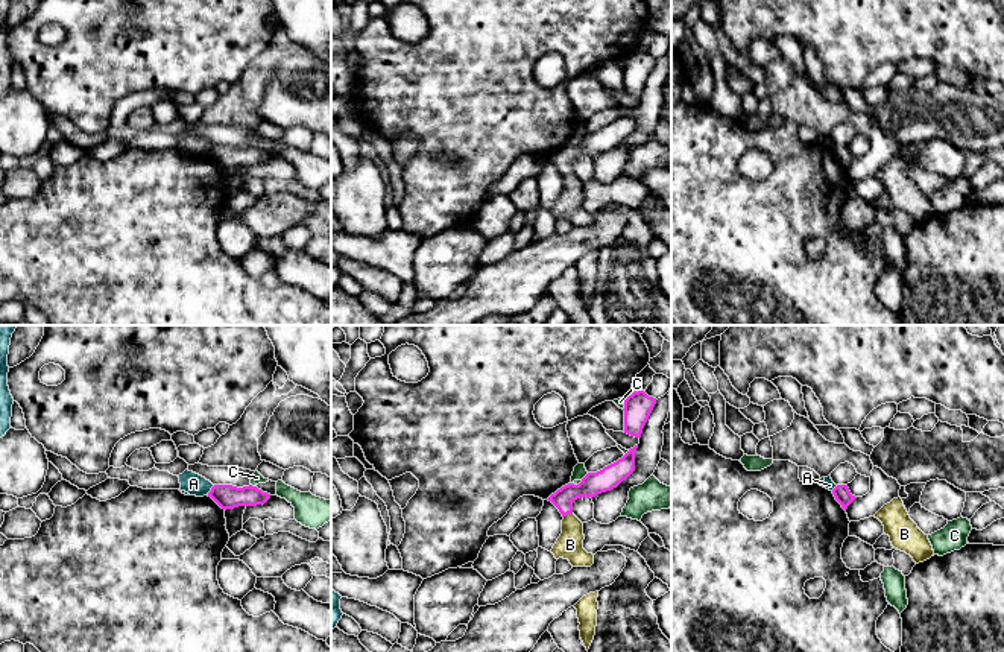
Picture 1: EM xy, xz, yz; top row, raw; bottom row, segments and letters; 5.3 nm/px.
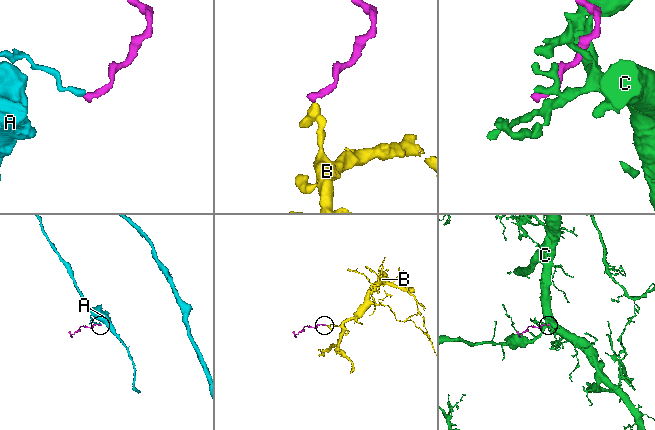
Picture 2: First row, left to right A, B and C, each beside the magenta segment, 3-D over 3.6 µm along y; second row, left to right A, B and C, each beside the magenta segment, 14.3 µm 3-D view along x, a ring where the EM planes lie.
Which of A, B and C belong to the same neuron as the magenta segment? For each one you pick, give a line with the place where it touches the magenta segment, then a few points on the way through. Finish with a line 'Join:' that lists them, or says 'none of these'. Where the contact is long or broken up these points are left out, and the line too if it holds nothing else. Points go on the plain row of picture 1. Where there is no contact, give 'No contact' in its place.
B: Touches magenta at xz (567, 174). Path across: xz (593, 143), (567, 161), (567, 174), (570, 204)
Join: B

